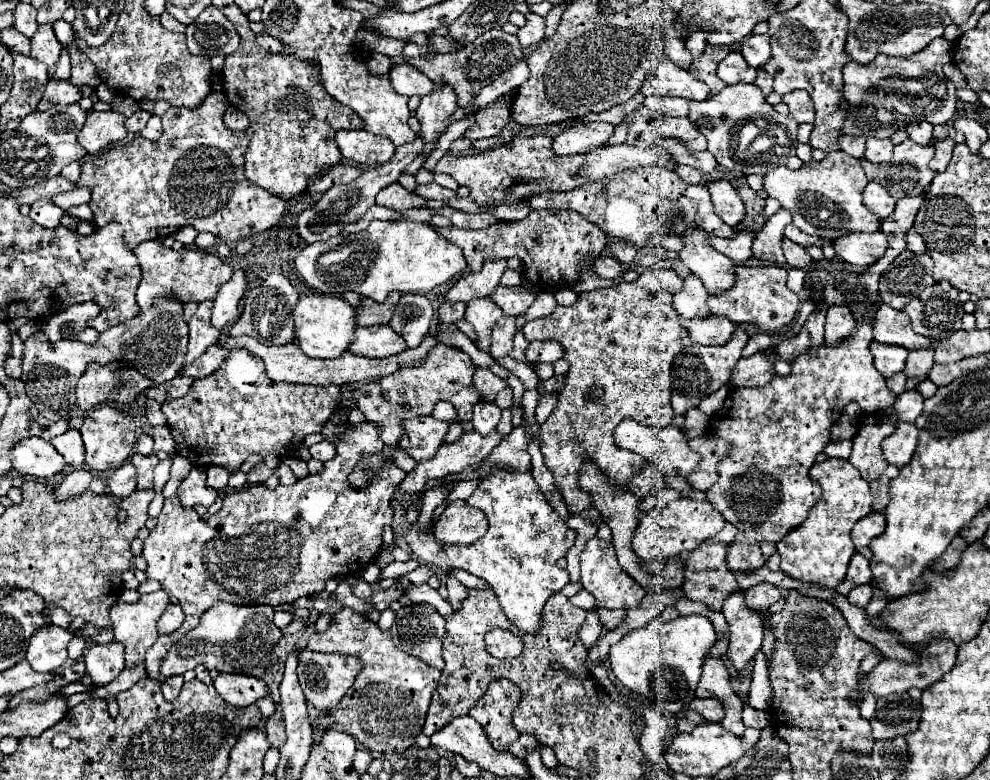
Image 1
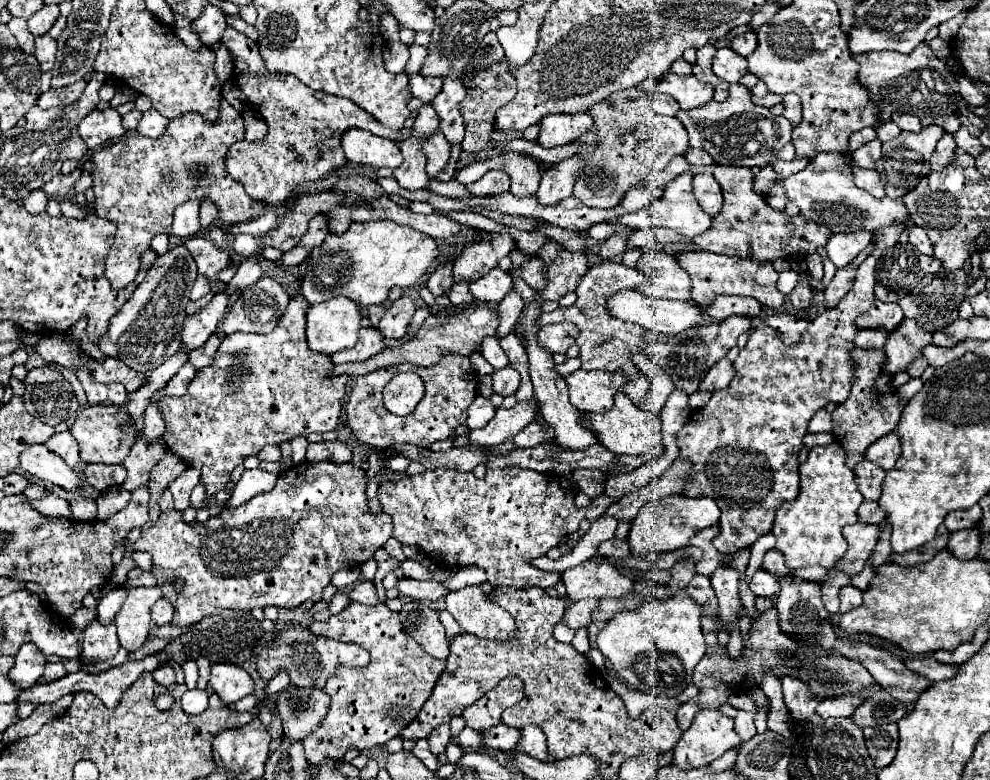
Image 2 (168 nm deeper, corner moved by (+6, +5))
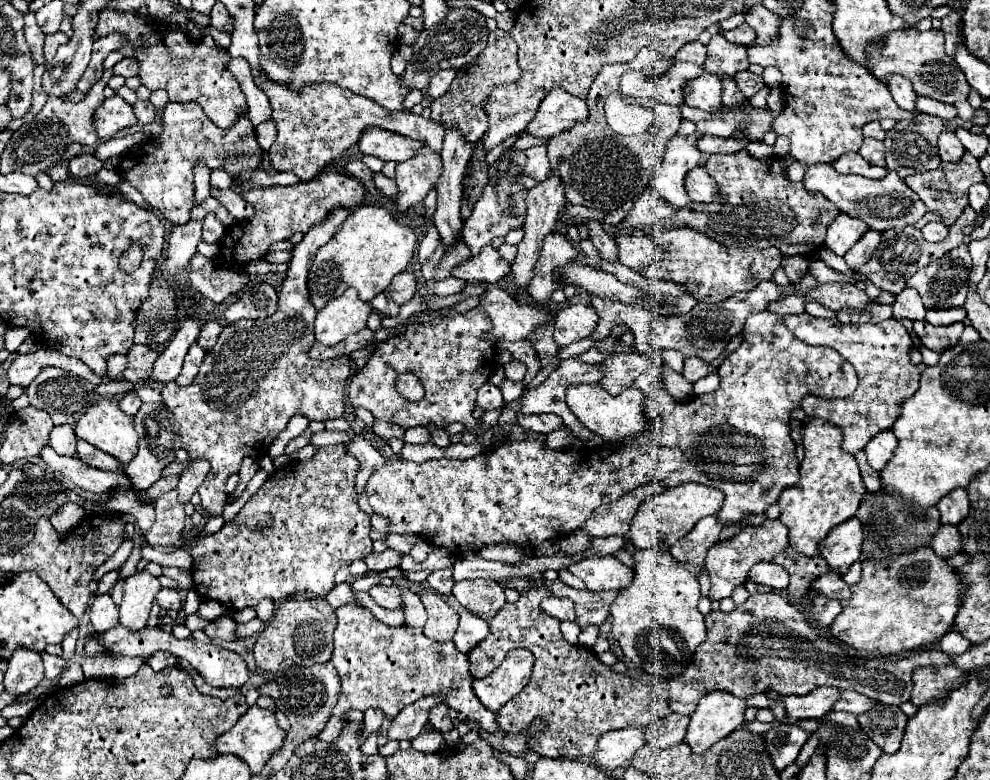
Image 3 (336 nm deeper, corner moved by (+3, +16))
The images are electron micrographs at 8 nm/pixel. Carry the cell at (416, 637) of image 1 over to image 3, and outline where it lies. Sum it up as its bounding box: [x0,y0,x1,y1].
[419,592,457,640]

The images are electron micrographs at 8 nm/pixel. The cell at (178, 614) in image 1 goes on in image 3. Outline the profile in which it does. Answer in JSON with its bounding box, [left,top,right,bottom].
[157,588,181,610]

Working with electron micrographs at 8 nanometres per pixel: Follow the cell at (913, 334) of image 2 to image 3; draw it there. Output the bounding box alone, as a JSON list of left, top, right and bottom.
[893,288,927,320]

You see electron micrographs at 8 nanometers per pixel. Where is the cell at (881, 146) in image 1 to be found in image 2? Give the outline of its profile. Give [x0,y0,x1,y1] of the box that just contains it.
[852,139,882,169]

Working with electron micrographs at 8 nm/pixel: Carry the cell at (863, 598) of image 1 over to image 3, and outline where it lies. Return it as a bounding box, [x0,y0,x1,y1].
[811,572,851,600]

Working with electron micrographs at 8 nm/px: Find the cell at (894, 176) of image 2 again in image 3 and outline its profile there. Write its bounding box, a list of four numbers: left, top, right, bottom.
[885,114,967,178]

